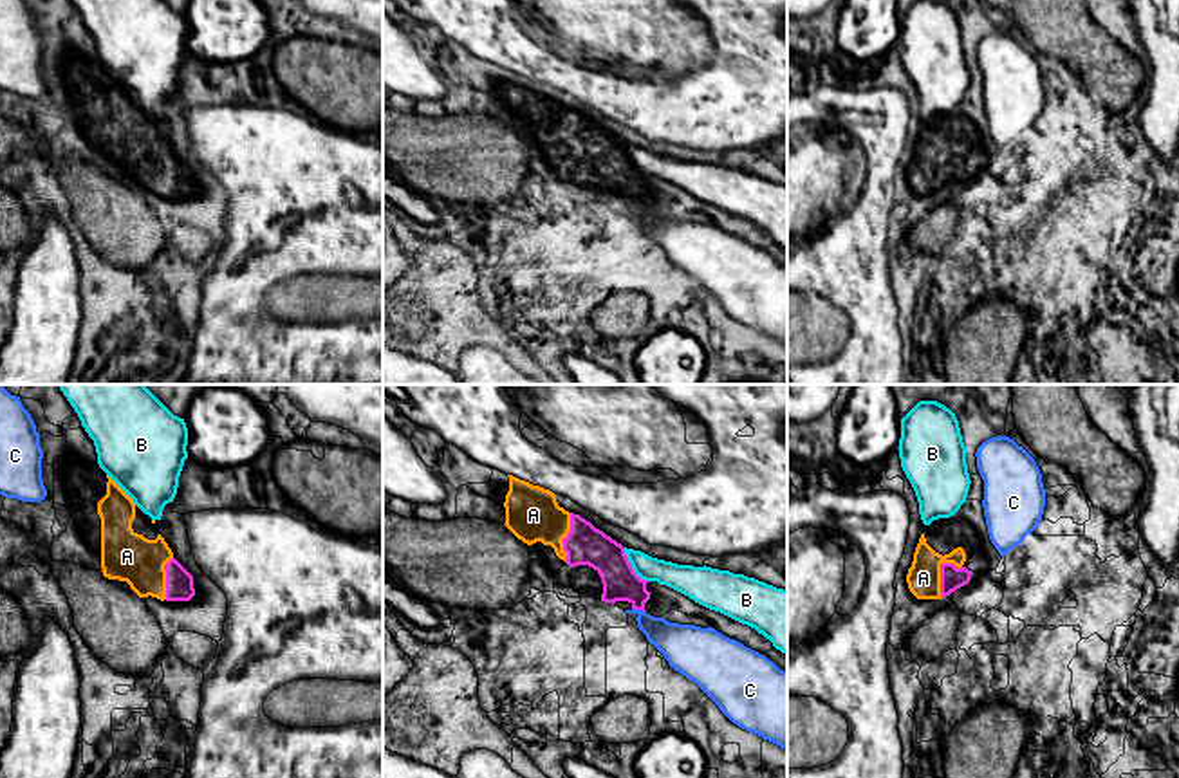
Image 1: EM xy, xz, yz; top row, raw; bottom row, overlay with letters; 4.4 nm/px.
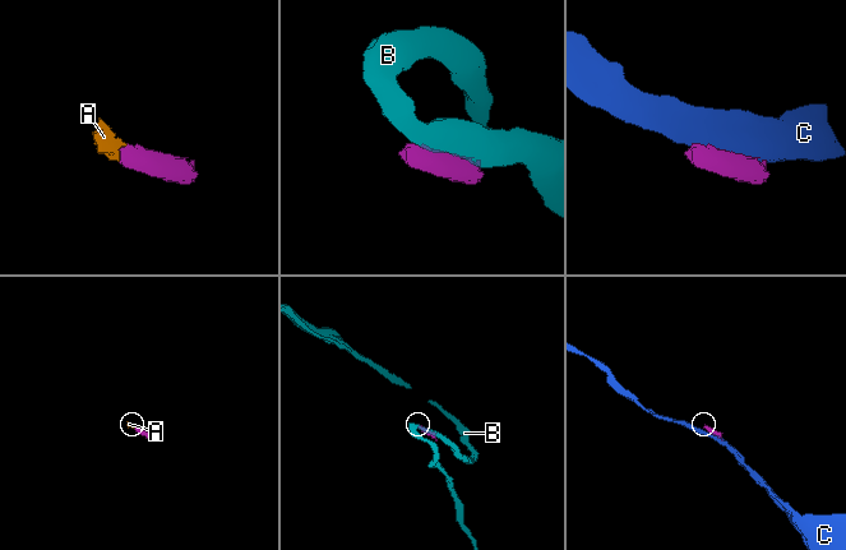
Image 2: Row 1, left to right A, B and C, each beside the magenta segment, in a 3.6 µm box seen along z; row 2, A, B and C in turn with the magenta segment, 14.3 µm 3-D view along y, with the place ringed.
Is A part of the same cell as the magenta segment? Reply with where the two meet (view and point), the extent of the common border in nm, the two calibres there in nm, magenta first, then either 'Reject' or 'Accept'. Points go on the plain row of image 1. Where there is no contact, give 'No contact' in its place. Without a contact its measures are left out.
Touches magenta at yz (941, 166). Shared border 170 nm. Thickness 110 nm (magenta) against 150 nm. Accept

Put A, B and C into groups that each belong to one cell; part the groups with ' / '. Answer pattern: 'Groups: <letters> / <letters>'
Groups: A / B / C

